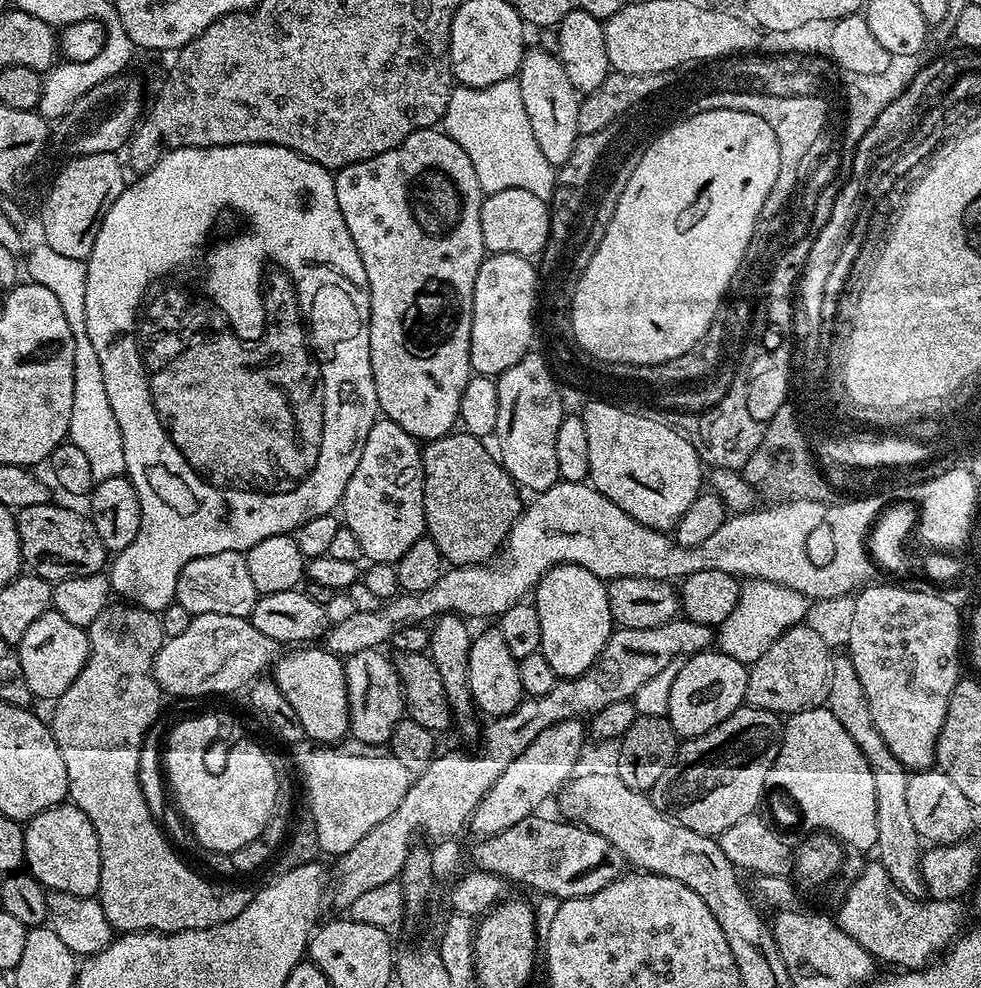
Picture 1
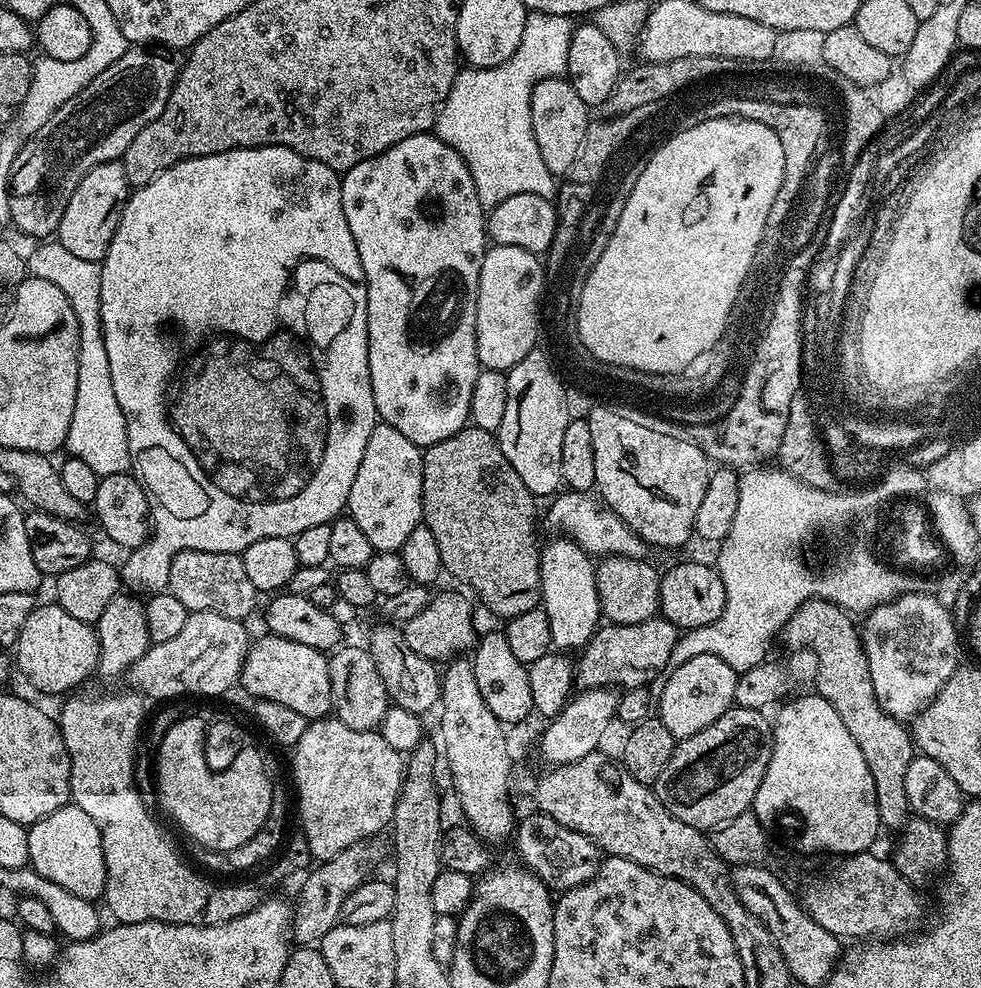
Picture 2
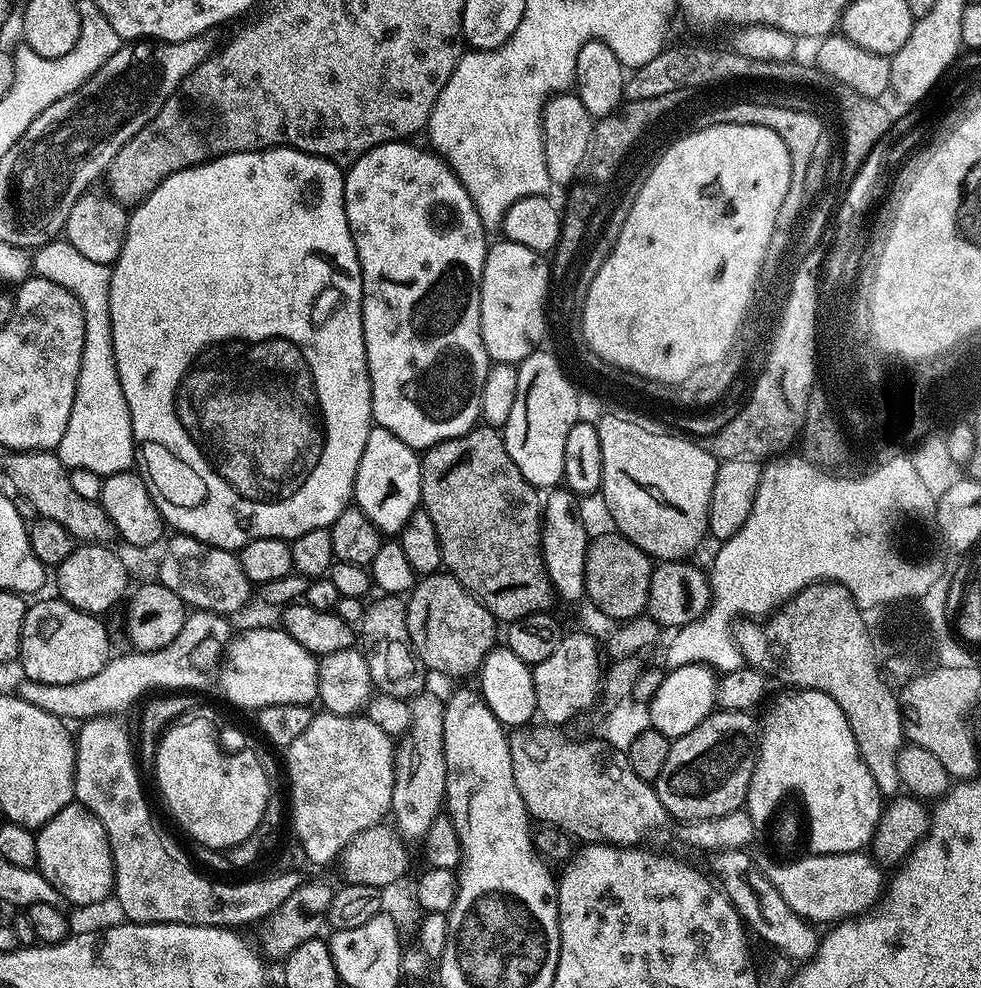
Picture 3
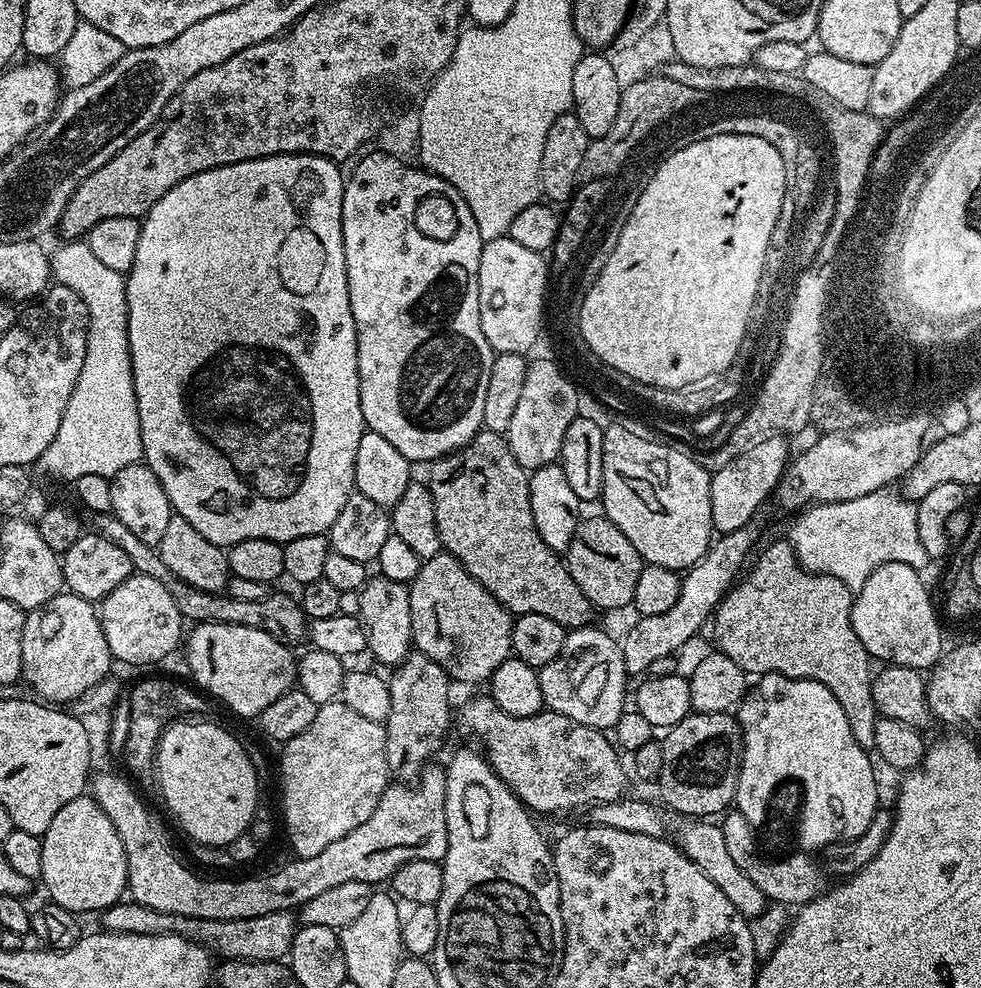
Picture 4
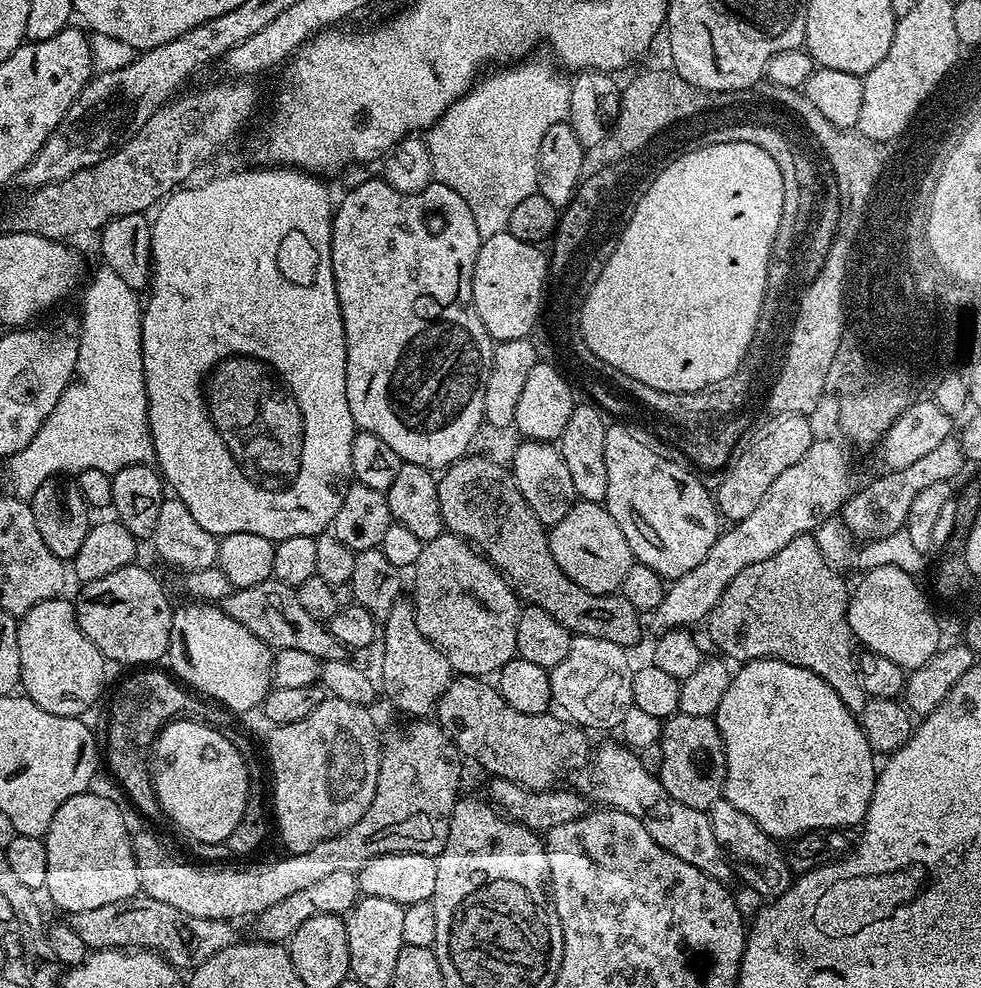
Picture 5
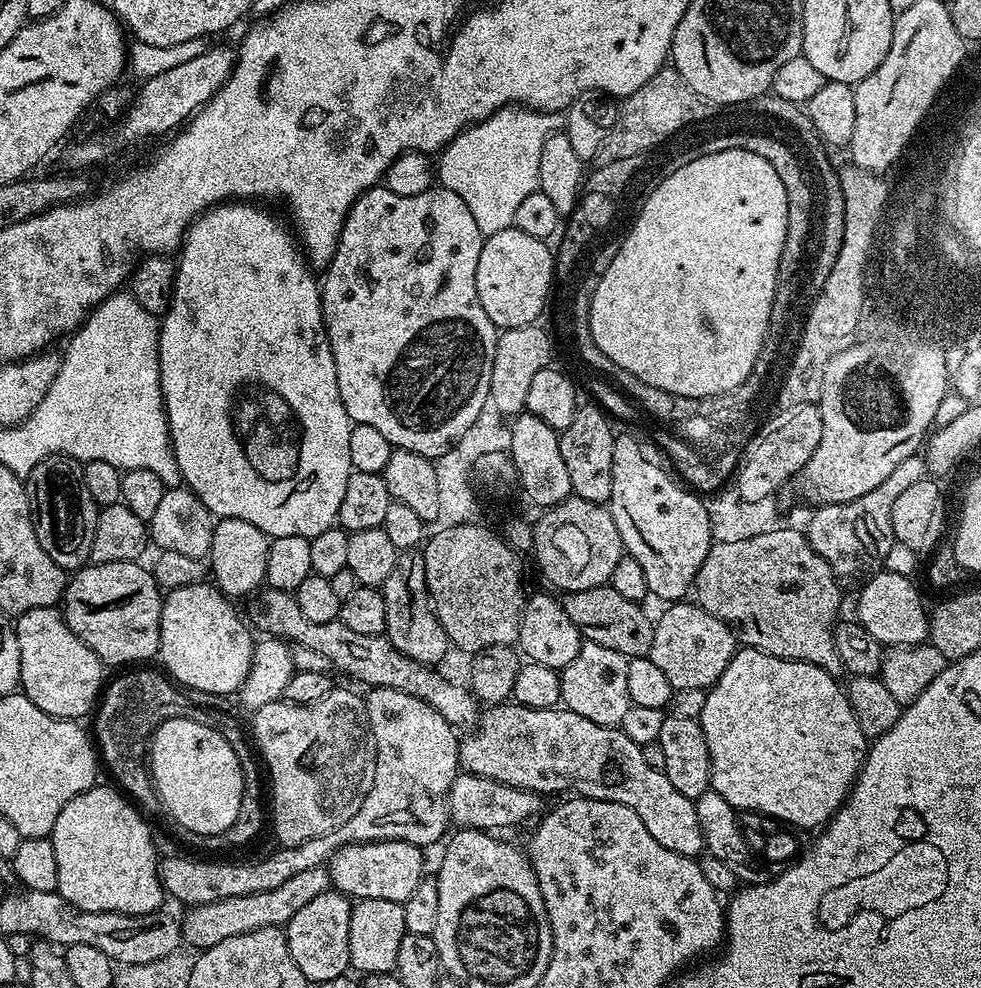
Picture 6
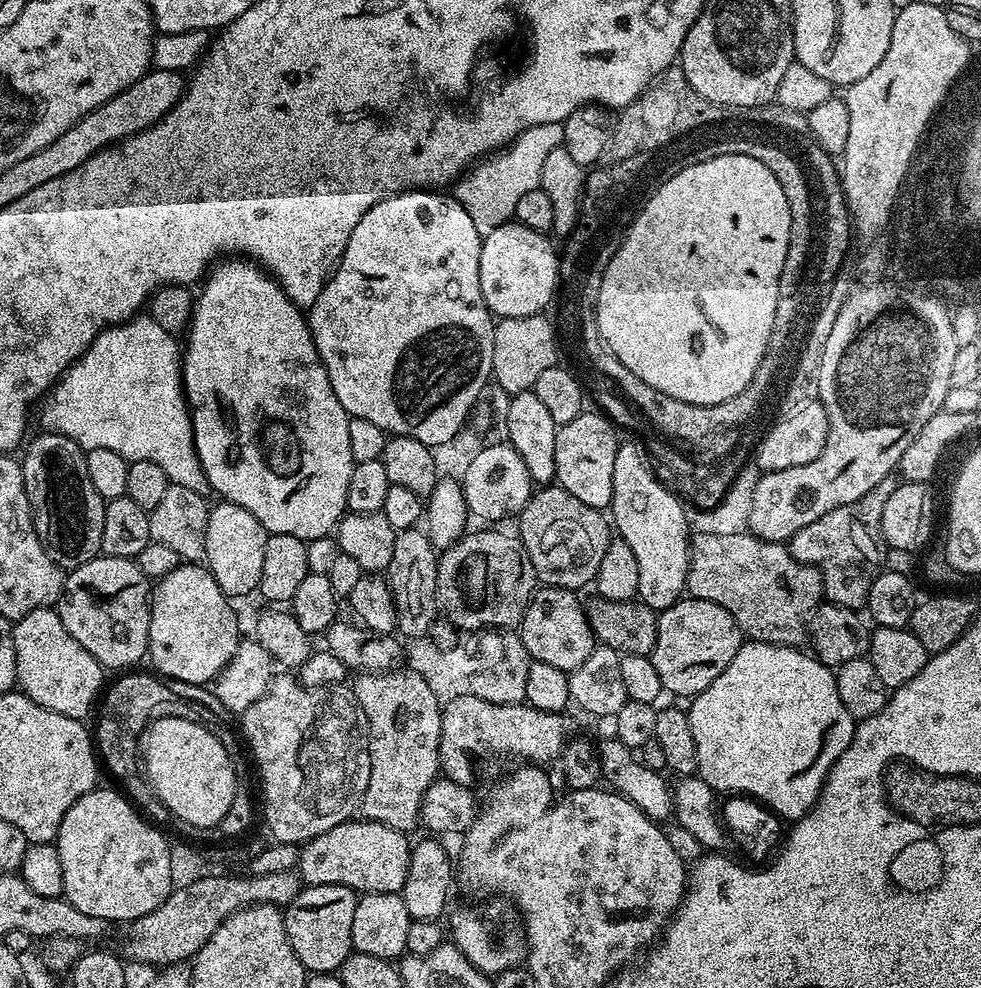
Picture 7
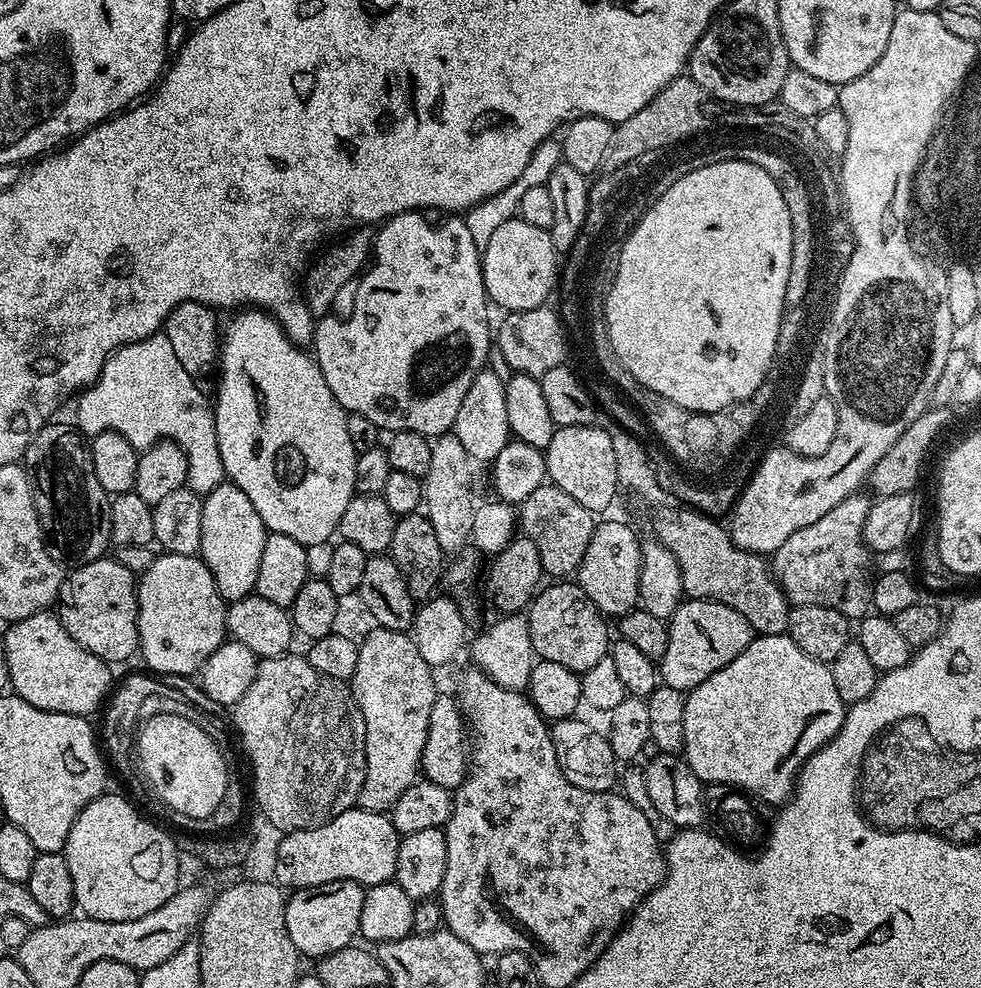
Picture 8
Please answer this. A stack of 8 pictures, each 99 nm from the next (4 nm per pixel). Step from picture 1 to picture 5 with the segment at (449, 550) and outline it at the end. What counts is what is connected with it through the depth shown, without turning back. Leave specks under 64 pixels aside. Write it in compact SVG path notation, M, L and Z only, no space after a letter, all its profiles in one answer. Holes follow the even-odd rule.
M472 455L449 464L436 481L445 529L475 546L506 577L525 605L546 610L554 622L562 622L575 635L606 638L606 642L632 650L640 640L641 613L625 596L595 596L570 582L554 562L545 525L522 498L511 471L491 455Z

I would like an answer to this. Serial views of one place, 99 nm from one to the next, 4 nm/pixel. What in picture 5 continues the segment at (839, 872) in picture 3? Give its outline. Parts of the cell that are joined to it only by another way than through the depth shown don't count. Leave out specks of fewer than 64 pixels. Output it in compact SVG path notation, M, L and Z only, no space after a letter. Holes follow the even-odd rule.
M721 798L707 809L710 826L714 830L714 838L718 838L718 846L723 850L735 879L741 880L748 888L753 888L763 898L775 898L787 890L794 879L794 872L788 869L788 860L780 853L781 845L769 838L760 829L758 822L750 818L750 814L742 814L738 806L730 806L730 802Z

